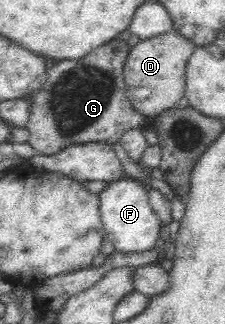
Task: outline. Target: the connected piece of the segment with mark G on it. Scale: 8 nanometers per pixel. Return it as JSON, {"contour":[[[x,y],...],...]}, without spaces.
{"contour":[[[117,38],[81,59],[59,60],[46,71],[45,83],[27,97],[31,110],[28,144],[37,154],[53,155],[71,143],[114,144],[126,131],[143,125],[145,117],[129,101],[123,81],[129,51],[127,42]]]}

